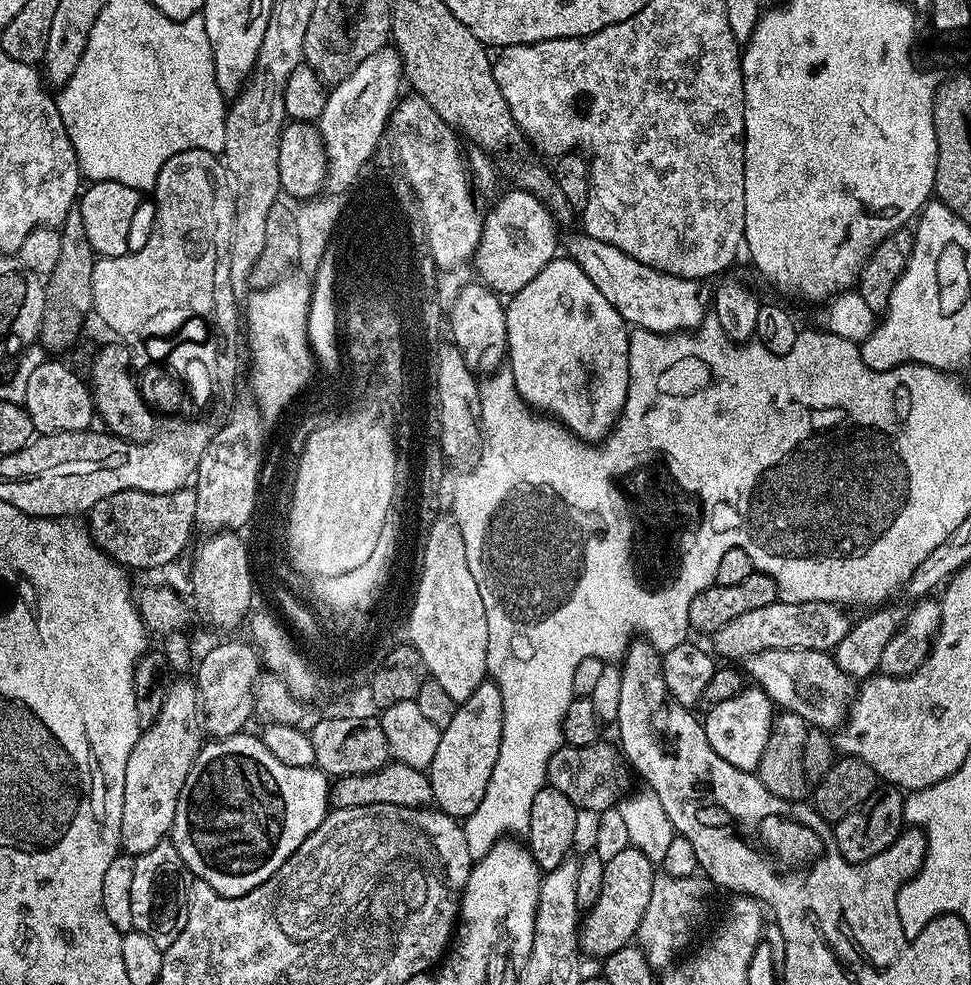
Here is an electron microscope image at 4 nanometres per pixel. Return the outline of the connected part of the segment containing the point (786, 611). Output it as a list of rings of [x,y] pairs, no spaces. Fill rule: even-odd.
[[[777,602],[762,606],[759,610],[750,610],[749,613],[734,618],[734,622],[726,622],[726,626],[719,628],[711,637],[711,647],[717,657],[725,656],[728,659],[725,661],[728,662],[743,662],[762,650],[779,648],[813,648],[819,652],[831,653],[852,628],[854,620],[853,617],[848,617],[848,612],[847,607],[828,602]]]

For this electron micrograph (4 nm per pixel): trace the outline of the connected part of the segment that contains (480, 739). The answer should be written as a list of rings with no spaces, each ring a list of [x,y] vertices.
[[[485,682],[470,694],[470,698],[459,701],[454,718],[450,726],[440,730],[438,738],[438,751],[434,754],[434,762],[426,770],[428,781],[432,787],[432,804],[439,811],[448,816],[463,818],[472,816],[474,810],[482,806],[482,798],[486,795],[486,786],[490,782],[490,774],[494,774],[494,762],[498,762],[498,750],[502,746],[502,694],[498,686],[491,682]]]

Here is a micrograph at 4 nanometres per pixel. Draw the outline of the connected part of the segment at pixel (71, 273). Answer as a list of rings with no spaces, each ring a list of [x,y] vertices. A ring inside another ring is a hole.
[[[78,210],[68,213],[59,229],[62,242],[62,254],[58,254],[58,266],[54,266],[52,275],[47,277],[46,291],[48,301],[44,307],[44,317],[40,327],[39,343],[52,354],[64,354],[76,340],[84,315],[93,311],[92,279],[97,262],[96,251],[90,246],[90,237],[86,235],[82,214]]]

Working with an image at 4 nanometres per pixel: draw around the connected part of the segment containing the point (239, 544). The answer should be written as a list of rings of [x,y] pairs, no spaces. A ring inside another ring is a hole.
[[[232,530],[213,532],[207,537],[208,541],[196,552],[192,562],[192,592],[196,595],[196,608],[200,616],[208,624],[216,628],[236,628],[245,623],[246,617],[253,611],[252,586],[254,588],[253,565],[250,559],[249,545],[244,542],[243,535]]]

